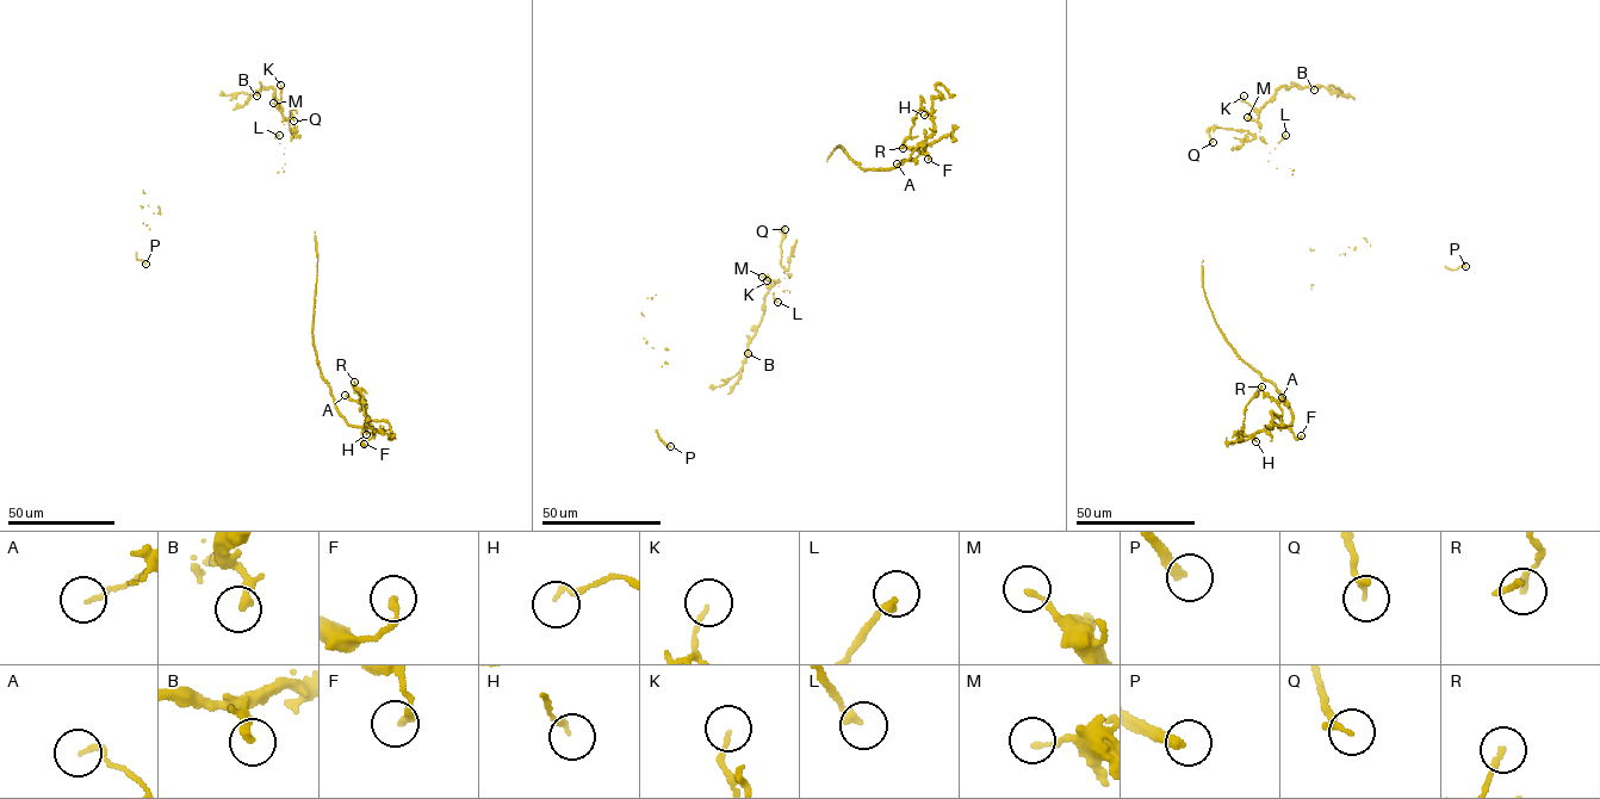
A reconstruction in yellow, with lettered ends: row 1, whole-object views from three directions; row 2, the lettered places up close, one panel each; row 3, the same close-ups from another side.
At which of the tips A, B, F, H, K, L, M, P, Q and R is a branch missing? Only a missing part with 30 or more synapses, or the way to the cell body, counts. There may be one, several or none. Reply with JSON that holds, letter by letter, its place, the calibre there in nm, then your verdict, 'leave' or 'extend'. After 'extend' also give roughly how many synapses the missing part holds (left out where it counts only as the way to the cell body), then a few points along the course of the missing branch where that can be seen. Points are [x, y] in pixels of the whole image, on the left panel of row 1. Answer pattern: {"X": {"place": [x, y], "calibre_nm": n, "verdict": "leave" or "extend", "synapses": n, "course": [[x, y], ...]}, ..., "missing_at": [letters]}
{"A": {"place": [345, 395], "calibre_nm": 150, "verdict": "leave"}, "B": {"place": [256, 95], "calibre_nm": 200, "verdict": "leave"}, "F": {"place": [364, 444], "calibre_nm": 240, "verdict": "leave"}, "H": {"place": [366, 434], "calibre_nm": 160, "verdict": "leave"}, "K": {"place": [280, 85], "calibre_nm": 120, "verdict": "leave"}, "L": {"place": [279, 135], "calibre_nm": 260, "verdict": "leave"}, "M": {"place": [273, 103], "calibre_nm": 180, "verdict": "leave"}, "P": {"place": [146, 264], "calibre_nm": 320, "verdict": "extend", "course": [[146, 264], [152, 270], [148, 274], [136, 274], [131, 282]]}, "Q": {"place": [293, 121], "calibre_nm": 220, "verdict": "leave"}, "R": {"place": [354, 382], "calibre_nm": 200, "verdict": "leave"}, "missing_at": ["P"]}

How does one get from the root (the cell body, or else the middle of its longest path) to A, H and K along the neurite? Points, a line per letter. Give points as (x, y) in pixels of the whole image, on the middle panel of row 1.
A: (826, 161), (839, 144), (860, 167), (888, 169), (906, 161), (919, 146), (925, 148), (915, 159), (897, 163)
H: (826, 161), (839, 144), (867, 171), (899, 165), (934, 132), (932, 113), (924, 115)
K: (826, 161), (776, 282), (769, 286), (767, 280)

